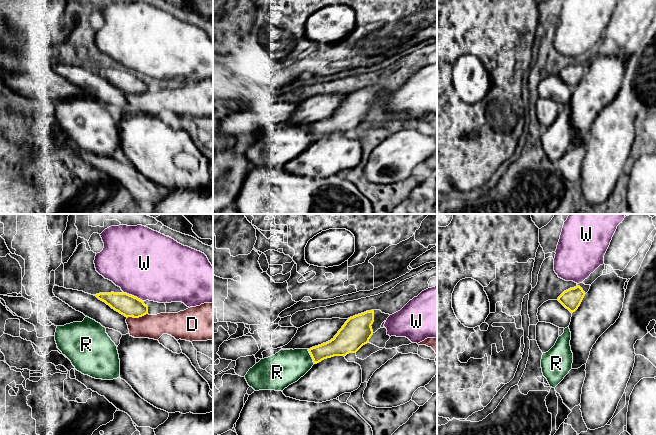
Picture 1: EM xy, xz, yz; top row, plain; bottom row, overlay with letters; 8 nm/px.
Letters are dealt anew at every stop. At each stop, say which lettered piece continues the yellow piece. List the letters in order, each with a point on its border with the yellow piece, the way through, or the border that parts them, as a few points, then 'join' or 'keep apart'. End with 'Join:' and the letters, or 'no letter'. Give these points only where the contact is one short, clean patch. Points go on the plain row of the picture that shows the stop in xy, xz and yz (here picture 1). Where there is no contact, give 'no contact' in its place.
D: contact xy (137, 93); border xy (147, 89), (138, 93), (127, 94); keep apart
R: contact xz (311, 132); keep apart
W: contact xy (133, 72); keep apart
Join: no letter

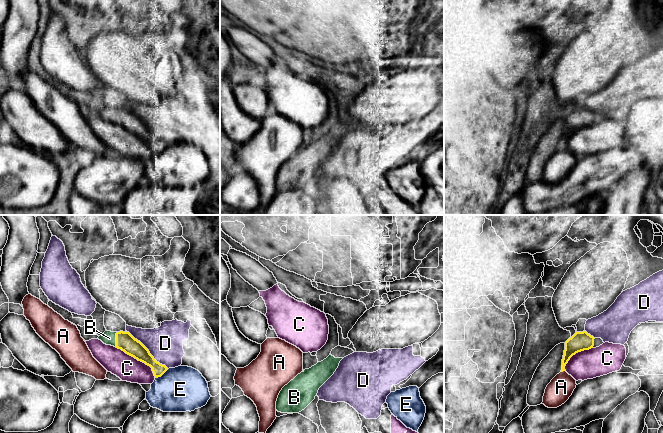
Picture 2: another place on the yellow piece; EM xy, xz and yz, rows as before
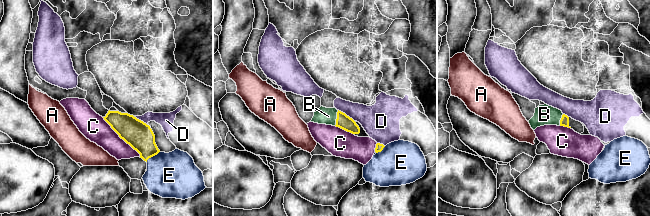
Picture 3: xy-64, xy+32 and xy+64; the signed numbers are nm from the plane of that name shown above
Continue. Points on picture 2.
A: contact yz (563, 146); keep apart
B: contact xy (116, 115); way xy (125, 117), (116, 115), (109, 114); join
C: contact xy (138, 136); keep apart
D: contact xy (148, 127); keep apart
E: contact xy (161, 151); keep apart
Join: B

